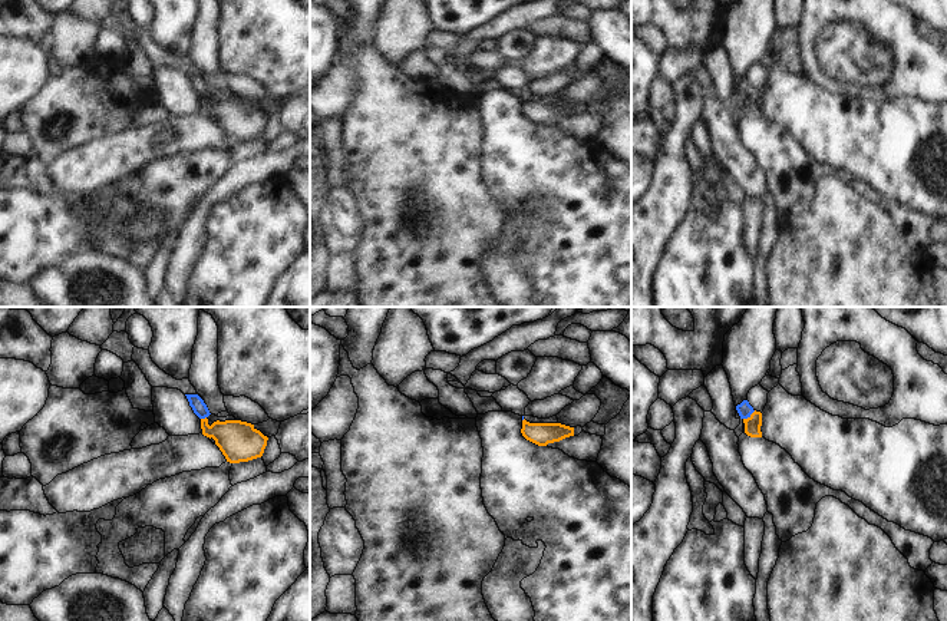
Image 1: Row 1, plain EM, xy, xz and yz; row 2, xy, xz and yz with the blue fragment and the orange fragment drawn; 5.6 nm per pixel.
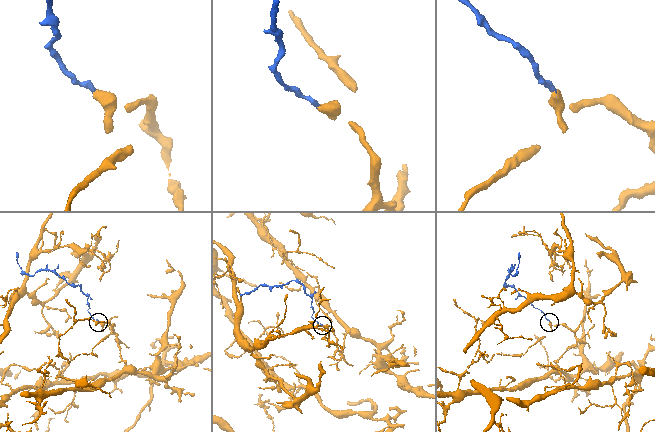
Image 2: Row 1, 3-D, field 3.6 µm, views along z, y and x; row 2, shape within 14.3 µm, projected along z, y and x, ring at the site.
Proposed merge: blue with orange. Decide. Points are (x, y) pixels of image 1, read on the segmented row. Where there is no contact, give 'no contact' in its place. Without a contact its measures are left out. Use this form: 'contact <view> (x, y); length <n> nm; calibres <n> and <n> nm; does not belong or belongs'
contact yz (749, 415); length 90 nm; calibres 80 and 100 nm; belongs

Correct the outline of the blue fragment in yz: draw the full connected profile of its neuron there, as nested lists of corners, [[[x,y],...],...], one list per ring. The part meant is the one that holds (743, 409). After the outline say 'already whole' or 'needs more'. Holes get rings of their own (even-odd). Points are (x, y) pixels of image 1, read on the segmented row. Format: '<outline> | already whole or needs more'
[[[748,400],[738,404],[736,410],[745,423],[745,433],[750,437],[762,437],[762,413],[756,412]]] | needs more

